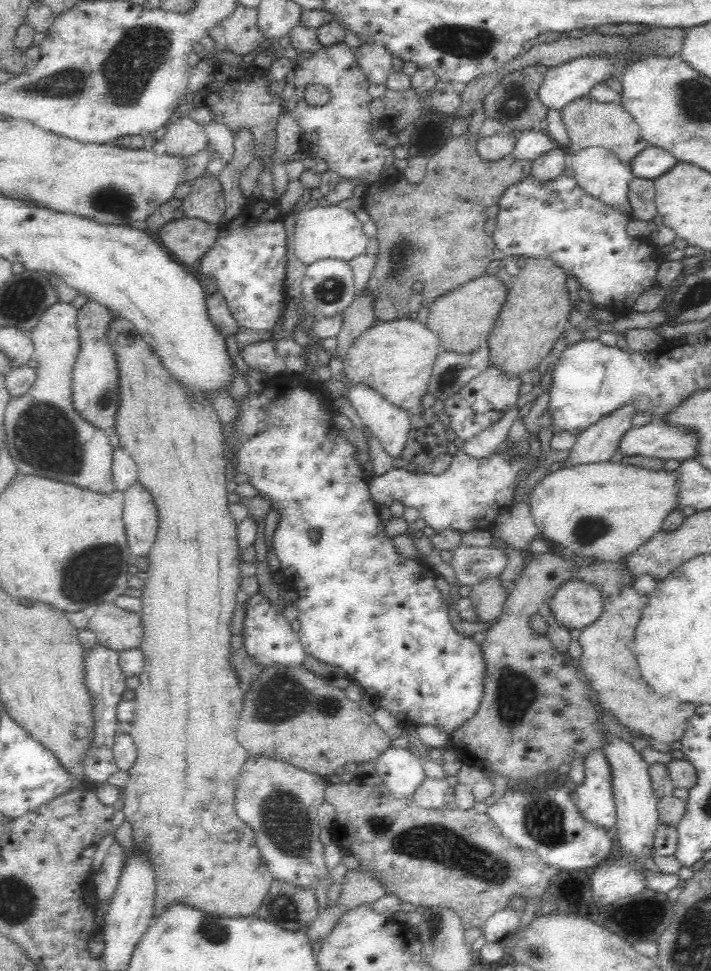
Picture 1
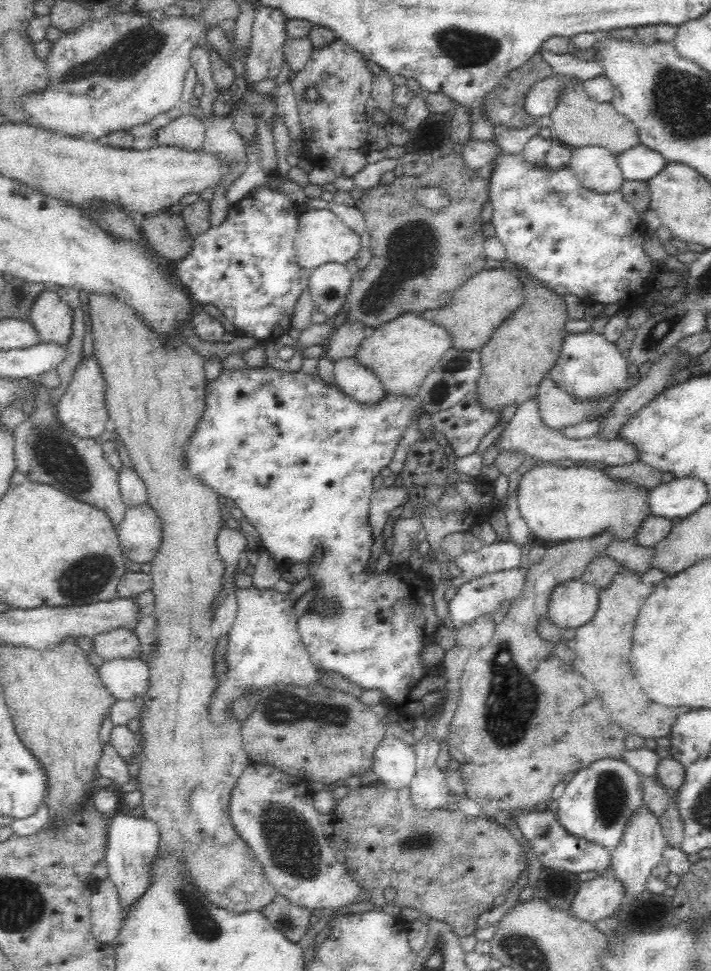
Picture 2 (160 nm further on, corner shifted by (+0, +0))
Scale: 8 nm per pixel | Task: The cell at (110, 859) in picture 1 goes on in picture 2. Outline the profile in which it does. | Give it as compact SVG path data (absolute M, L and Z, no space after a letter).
M110 878L98 883L98 890L91 896L90 906L92 937L99 944L110 946L118 936L124 920L119 894Z

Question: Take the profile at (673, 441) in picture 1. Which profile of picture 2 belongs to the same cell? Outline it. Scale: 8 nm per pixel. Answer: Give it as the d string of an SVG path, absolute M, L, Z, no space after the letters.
M536 398L525 400L518 406L513 417L507 422L504 430L492 442L500 453L520 453L542 464L558 463L562 459L570 459L576 462L600 462L608 466L622 466L637 460L637 449L622 439L602 439L592 435L581 439L570 439L557 430L552 430L544 425L538 415L538 403Z

